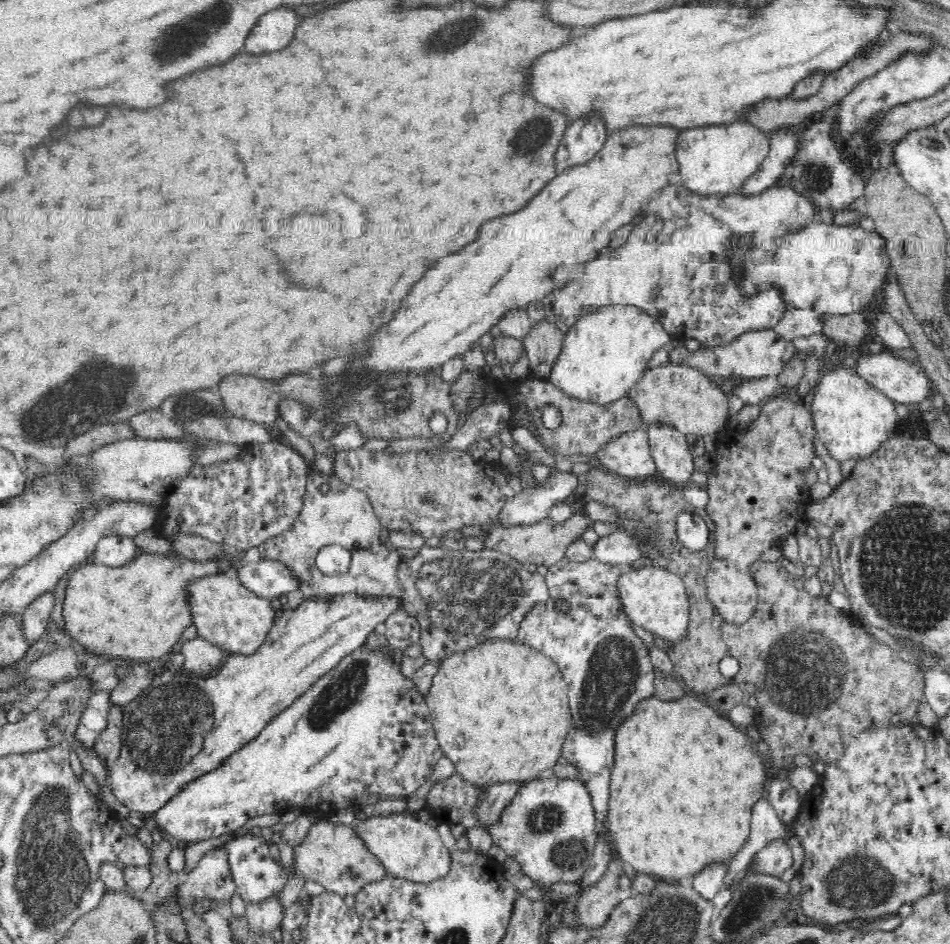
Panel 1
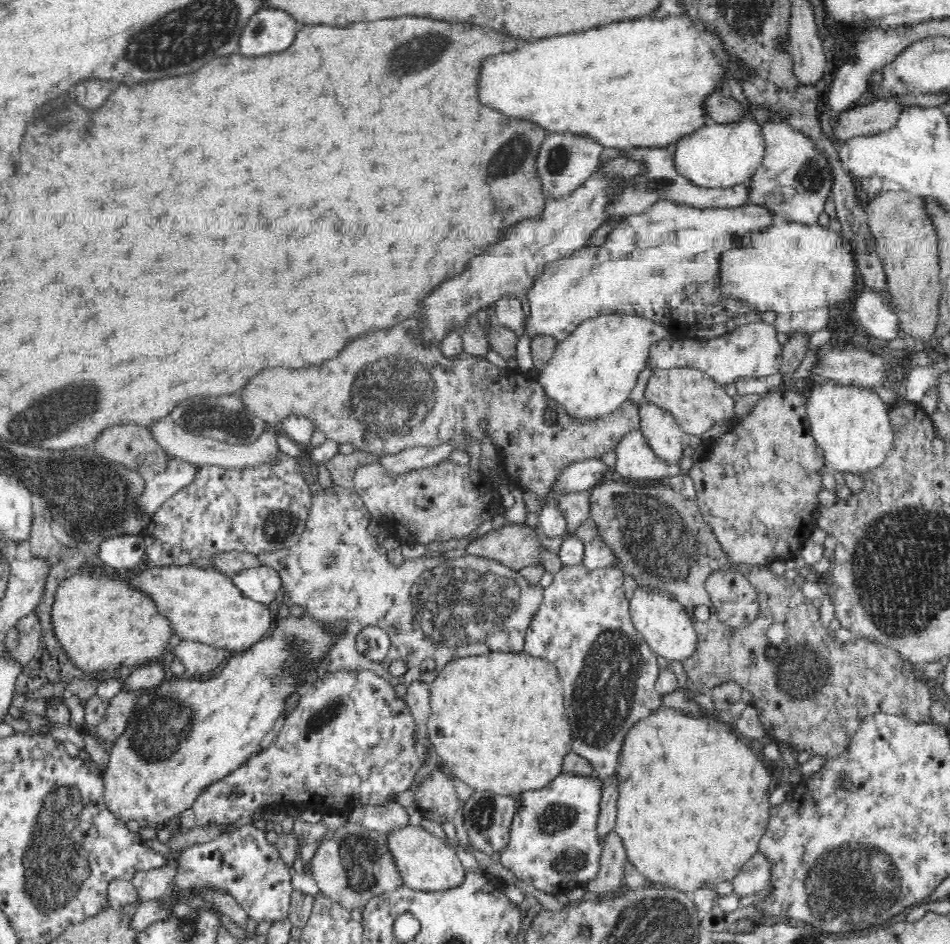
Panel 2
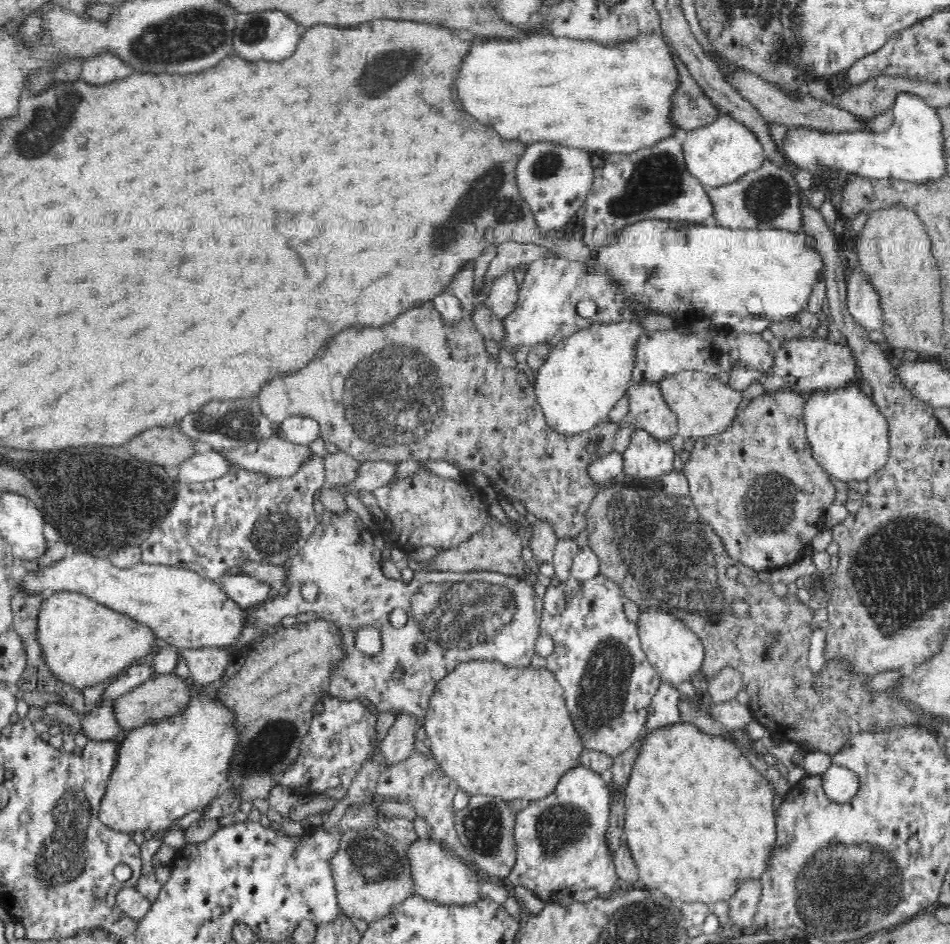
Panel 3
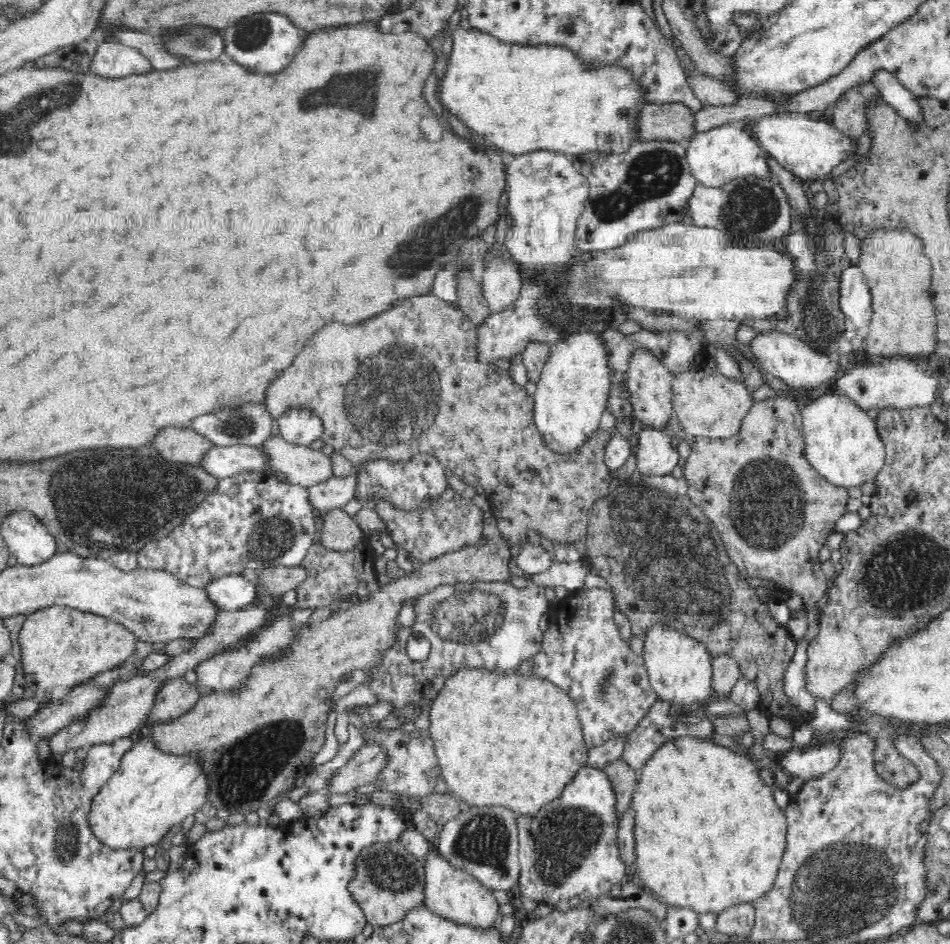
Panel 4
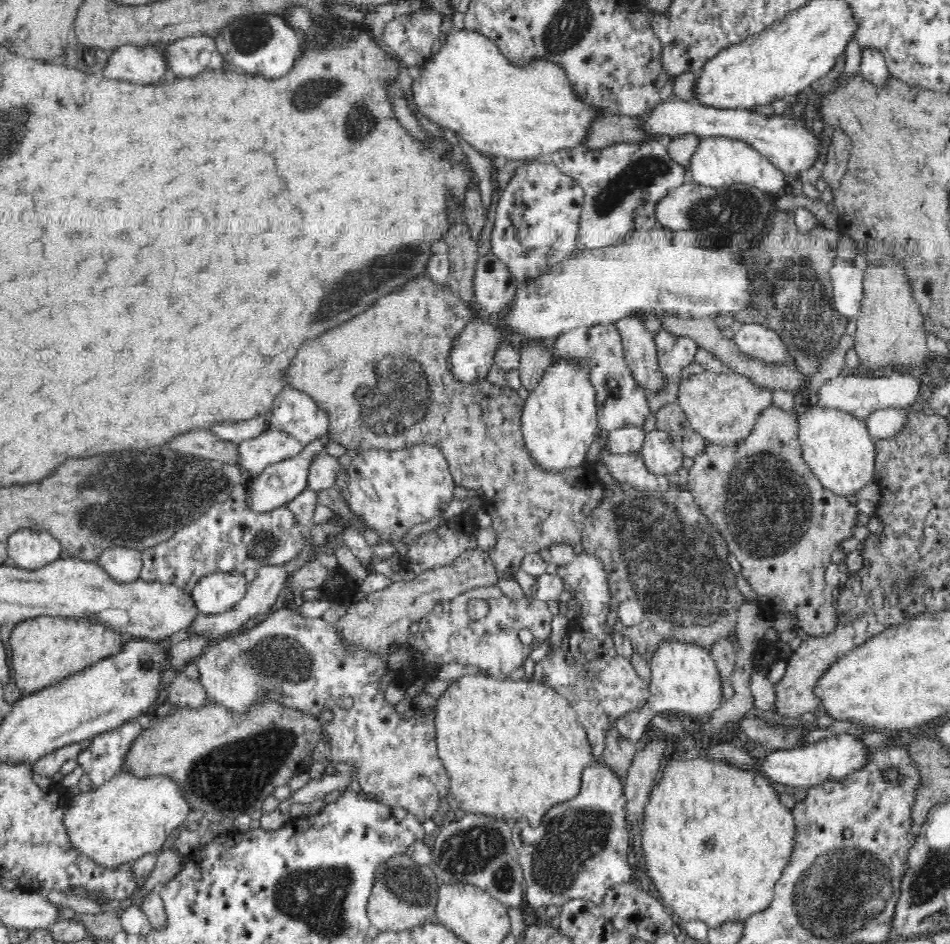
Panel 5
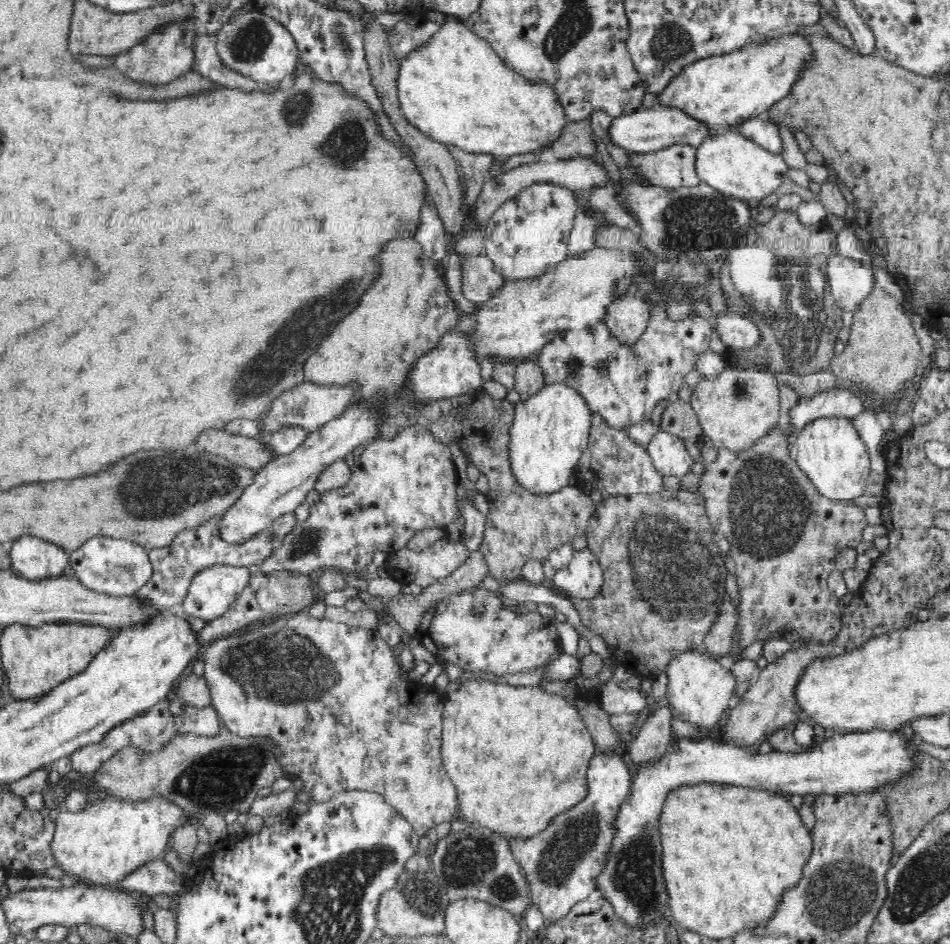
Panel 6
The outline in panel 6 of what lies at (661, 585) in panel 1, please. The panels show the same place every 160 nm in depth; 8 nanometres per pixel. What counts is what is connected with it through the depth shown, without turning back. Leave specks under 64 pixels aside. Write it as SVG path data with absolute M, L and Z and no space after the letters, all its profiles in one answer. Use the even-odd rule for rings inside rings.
M694 650L673 654L663 674L668 679L664 692L666 706L685 724L699 726L701 730L711 730L721 720L722 714L729 707L730 698L736 696L735 688L739 681L730 673L725 663L694 653Z

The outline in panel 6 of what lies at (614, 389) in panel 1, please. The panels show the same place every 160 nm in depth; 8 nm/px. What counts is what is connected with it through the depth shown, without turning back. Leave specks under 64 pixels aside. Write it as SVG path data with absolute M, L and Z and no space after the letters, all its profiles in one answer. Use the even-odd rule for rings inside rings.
M570 383L545 384L525 401L515 404L514 424L510 428L512 473L526 489L534 493L551 493L566 486L576 473L577 464L588 448L593 412L582 393Z

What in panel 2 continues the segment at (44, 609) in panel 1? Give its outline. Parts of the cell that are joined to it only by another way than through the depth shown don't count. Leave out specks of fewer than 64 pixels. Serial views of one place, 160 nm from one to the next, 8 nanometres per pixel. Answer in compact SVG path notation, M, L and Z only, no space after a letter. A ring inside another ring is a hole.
M34 609L23 616L9 631L3 648L10 657L18 659L22 666L36 654L42 636L42 621L38 611Z

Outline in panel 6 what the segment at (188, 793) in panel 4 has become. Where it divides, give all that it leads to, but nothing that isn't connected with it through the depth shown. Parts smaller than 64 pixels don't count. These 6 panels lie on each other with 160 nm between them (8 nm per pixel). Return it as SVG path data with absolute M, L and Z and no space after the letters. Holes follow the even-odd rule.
M110 793L87 802L84 810L54 812L57 826L52 851L64 872L98 883L114 883L141 864L160 858L184 814L178 803L160 793L143 799L122 799Z

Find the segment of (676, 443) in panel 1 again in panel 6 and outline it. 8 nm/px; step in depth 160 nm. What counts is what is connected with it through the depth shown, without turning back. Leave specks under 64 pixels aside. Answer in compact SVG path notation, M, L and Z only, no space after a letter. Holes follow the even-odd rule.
M628 296L614 300L606 310L604 323L622 347L636 347L647 332L648 307L645 302Z

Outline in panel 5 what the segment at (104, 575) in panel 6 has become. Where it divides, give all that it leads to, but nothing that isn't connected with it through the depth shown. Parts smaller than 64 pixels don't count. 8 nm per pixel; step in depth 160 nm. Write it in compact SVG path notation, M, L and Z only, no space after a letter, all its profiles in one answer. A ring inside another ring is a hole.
M125 547L110 548L100 554L96 563L118 581L134 581L141 573L141 551Z

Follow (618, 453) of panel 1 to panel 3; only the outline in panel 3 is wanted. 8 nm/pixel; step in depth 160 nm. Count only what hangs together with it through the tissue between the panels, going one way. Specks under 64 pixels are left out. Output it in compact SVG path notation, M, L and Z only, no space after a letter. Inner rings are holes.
M636 429L632 434L632 438L630 438L630 442L621 454L623 458L623 473L639 479L656 479L662 474L670 472L673 469L674 456L676 455L672 447L673 445L669 442L658 442L647 432Z

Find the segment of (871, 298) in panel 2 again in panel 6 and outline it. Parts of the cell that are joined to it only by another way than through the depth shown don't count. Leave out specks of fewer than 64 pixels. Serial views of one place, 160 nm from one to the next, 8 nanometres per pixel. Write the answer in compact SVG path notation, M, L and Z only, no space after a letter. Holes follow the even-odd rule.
M838 253L827 262L826 280L835 303L843 312L855 311L874 286L873 272Z

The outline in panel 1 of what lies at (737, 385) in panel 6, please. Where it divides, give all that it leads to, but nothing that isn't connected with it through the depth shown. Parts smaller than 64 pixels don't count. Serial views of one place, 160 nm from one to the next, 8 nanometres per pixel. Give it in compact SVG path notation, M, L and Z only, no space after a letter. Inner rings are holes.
M676 360L667 366L646 369L625 396L635 404L646 429L648 425L659 424L685 435L694 433L713 440L720 435L728 414L727 399L716 383L702 370Z

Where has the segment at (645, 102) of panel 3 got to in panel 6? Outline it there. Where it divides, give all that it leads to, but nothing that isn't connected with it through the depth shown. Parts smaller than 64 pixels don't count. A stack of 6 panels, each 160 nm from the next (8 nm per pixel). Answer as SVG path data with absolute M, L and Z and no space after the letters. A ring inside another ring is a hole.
M446 22L430 42L400 61L398 97L406 119L432 139L446 146L451 144L472 154L489 154L497 159L508 159L514 154L536 154L544 148L550 149L570 123L554 85L540 77L526 78L506 66L485 38L460 22Z

